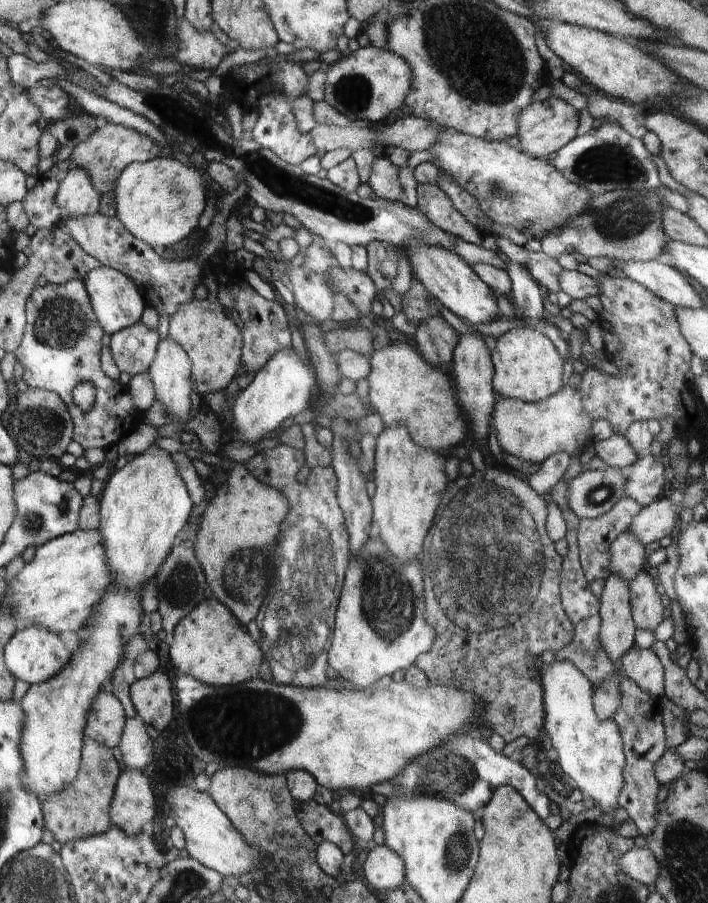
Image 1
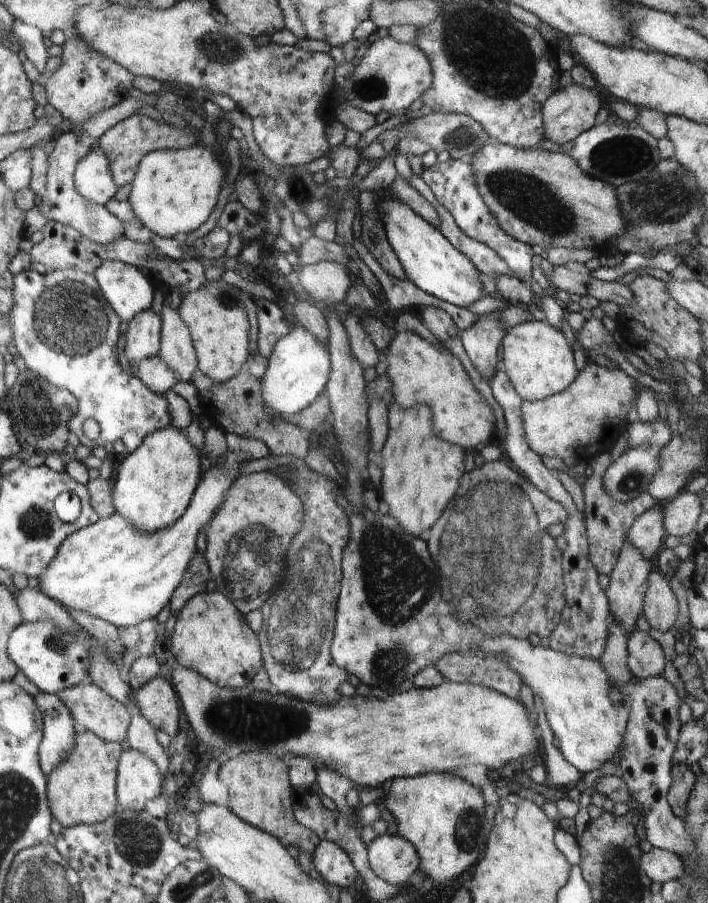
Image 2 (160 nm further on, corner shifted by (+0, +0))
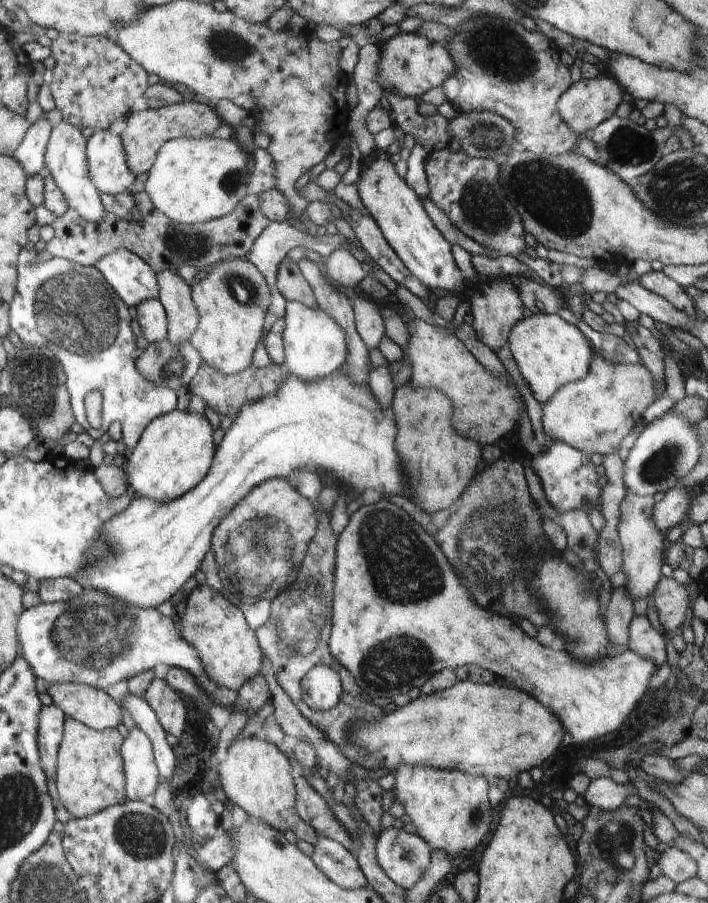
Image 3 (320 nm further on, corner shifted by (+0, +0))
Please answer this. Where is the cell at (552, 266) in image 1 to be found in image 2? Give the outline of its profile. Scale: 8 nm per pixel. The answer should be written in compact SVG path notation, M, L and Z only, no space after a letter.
M568 263L554 267L553 277L549 282L553 282L560 288L578 296L584 296L589 292L589 282L594 279L591 271L582 263Z

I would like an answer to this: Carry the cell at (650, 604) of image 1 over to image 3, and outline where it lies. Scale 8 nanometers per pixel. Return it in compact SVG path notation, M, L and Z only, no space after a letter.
M662 577L654 596L660 624L668 633L676 632L686 620L686 612L690 606L686 588L678 584L674 577Z

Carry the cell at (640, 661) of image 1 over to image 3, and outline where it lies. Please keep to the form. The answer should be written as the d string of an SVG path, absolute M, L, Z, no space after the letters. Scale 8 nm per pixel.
M646 613L635 615L630 621L628 648L652 660L658 668L667 661L663 635L652 626Z

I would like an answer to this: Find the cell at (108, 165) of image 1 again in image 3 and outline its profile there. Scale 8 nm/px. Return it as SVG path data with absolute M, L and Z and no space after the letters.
M195 101L176 102L158 109L146 107L141 111L130 112L127 118L126 128L121 134L121 139L128 155L130 170L135 175L149 172L153 168L156 164L157 154L166 141L182 137L210 136L216 128L224 124L212 104L207 105Z

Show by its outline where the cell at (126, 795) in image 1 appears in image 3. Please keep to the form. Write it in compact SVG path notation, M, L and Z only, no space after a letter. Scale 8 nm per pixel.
M140 727L127 732L123 740L122 758L125 767L125 789L128 800L142 801L152 796L158 786L156 756L153 754L153 741Z

